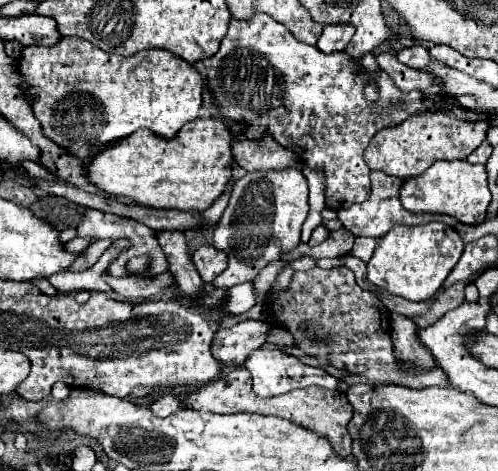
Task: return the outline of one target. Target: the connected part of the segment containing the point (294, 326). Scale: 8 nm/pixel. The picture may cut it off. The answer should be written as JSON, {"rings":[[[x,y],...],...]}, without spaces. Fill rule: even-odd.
{"rings":[[[345,266],[335,270],[313,268],[307,272],[295,272],[291,286],[269,304],[269,314],[287,324],[287,330],[295,336],[299,348],[309,356],[337,356],[345,362],[345,368],[371,382],[371,384],[403,384],[411,388],[445,386],[447,376],[441,368],[433,372],[413,374],[413,370],[397,368],[393,360],[393,344],[387,328],[389,310],[381,304],[377,294],[357,286],[353,272]]]}

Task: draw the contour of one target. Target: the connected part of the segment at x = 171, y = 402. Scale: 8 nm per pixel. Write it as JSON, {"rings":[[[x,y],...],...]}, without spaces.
{"rings":[[[165,394],[165,396],[157,398],[157,400],[153,400],[153,404],[149,406],[149,410],[155,412],[157,418],[171,416],[171,414],[175,414],[179,408],[181,408],[181,402],[177,400],[175,394]]]}

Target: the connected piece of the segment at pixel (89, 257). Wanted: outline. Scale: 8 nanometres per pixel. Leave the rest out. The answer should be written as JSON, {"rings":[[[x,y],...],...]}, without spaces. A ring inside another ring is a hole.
{"rings":[[[109,238],[92,243],[80,253],[79,258],[75,260],[70,270],[80,272],[92,267],[99,257],[111,246],[111,243],[111,239]]]}

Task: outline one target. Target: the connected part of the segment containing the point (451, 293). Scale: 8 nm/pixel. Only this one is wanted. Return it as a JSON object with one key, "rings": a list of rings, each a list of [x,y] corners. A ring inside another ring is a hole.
{"rings":[[[455,282],[451,288],[445,288],[441,294],[437,294],[437,300],[433,300],[431,308],[419,316],[413,316],[411,320],[419,326],[419,328],[427,328],[431,324],[435,324],[437,320],[441,320],[449,310],[461,306],[465,302],[463,296],[465,290],[465,282]]]}

